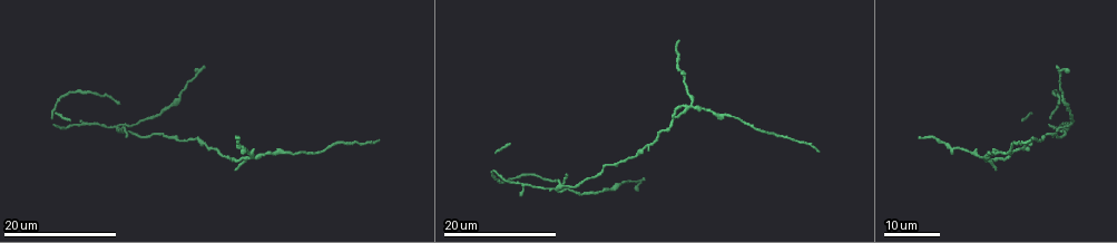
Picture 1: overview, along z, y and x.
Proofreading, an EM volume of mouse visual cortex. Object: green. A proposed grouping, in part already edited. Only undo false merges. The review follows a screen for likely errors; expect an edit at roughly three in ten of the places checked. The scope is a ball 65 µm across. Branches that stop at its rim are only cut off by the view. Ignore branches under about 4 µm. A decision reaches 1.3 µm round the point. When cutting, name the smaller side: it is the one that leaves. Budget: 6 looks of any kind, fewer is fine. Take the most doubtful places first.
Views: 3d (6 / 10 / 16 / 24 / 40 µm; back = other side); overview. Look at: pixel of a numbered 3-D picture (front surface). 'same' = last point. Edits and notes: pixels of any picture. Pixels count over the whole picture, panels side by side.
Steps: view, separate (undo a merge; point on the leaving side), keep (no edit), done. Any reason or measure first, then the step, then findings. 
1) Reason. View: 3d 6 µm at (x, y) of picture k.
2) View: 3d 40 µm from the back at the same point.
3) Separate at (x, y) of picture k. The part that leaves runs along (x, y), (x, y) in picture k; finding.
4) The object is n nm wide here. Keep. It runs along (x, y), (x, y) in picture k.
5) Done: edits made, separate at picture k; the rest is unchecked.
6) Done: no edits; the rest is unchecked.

View: 3d 16 µm at (691, 106) of picture 1.

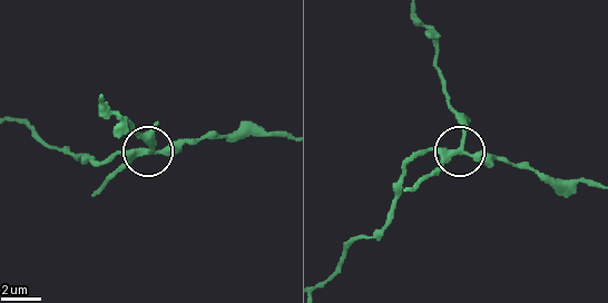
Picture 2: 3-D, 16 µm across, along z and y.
View: 3d 6 µm at (463, 152) of picture 2.

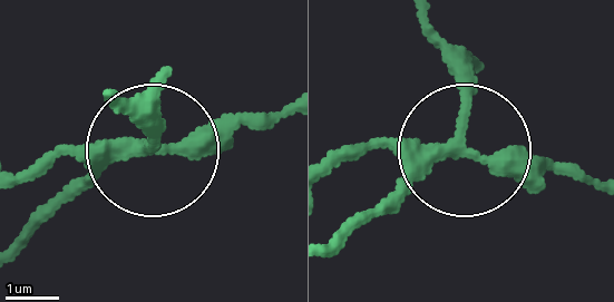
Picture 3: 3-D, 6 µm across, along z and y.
View: 3d 6 µm from the back at (463, 145) of picture 3.

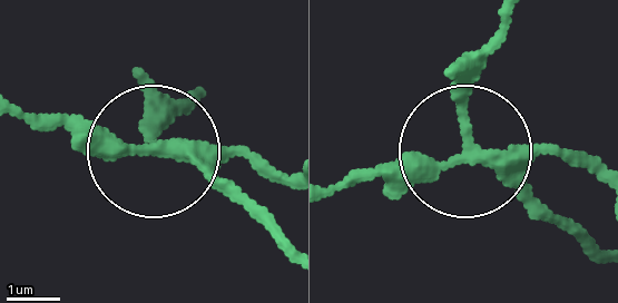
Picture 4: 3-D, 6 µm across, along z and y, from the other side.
Separate at (146, 128) of picture 4. The part that leaves runs along (488, 158), (466, 96), (506, 16) in picture 4; two neurons meet here.

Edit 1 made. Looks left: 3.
Two arms at a narrow angle. View: 3d 16 µm at (644, 149) of picture 1.

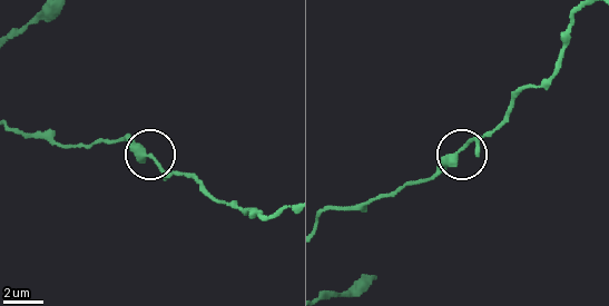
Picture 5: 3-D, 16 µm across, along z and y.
Closer look. View: 3d 10 µm at (151, 156) of picture 5.

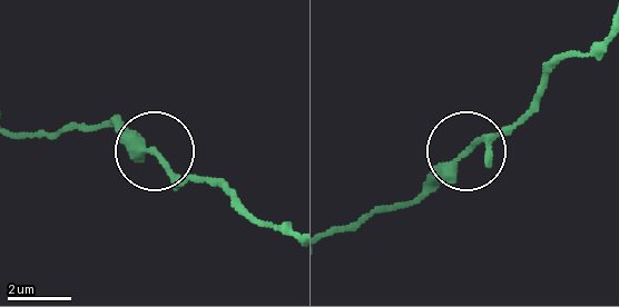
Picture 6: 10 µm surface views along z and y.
Keep. It runs along (340, 233), (416, 200), (533, 100) in picture 6; one neuron here.

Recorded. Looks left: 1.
Done: edits made, separate at picture 4; the rest is unchecked.

